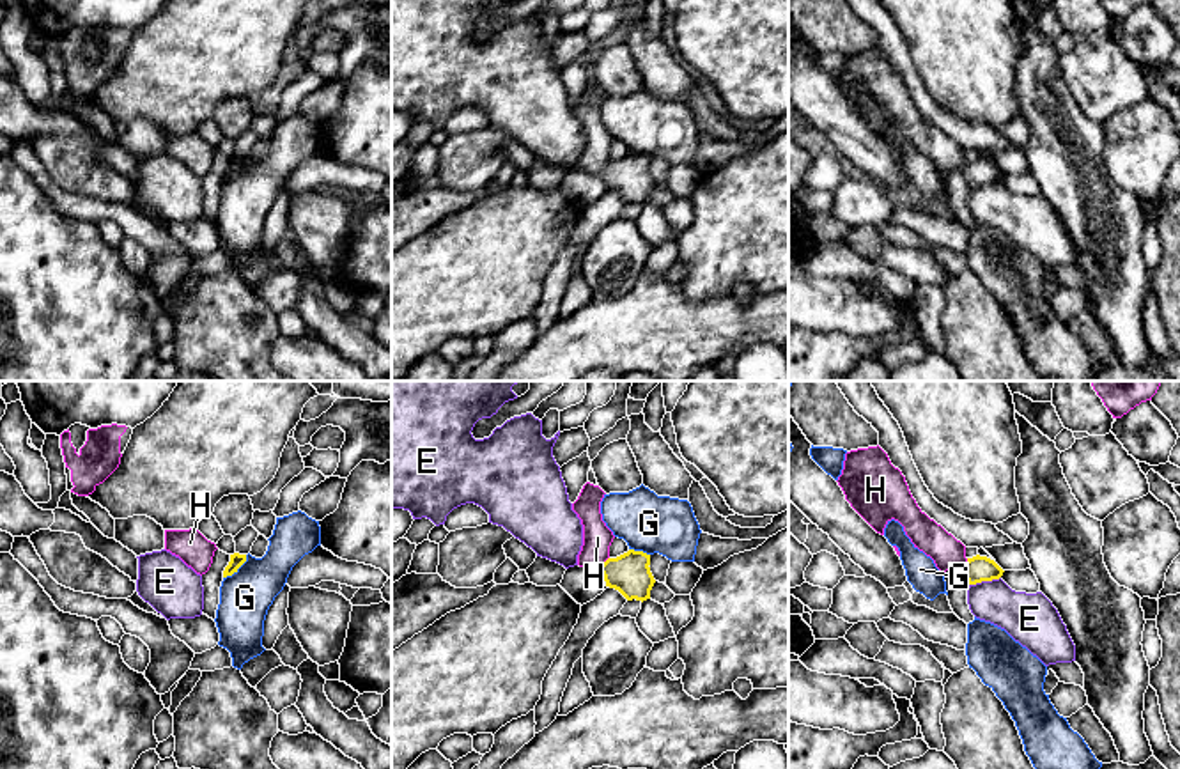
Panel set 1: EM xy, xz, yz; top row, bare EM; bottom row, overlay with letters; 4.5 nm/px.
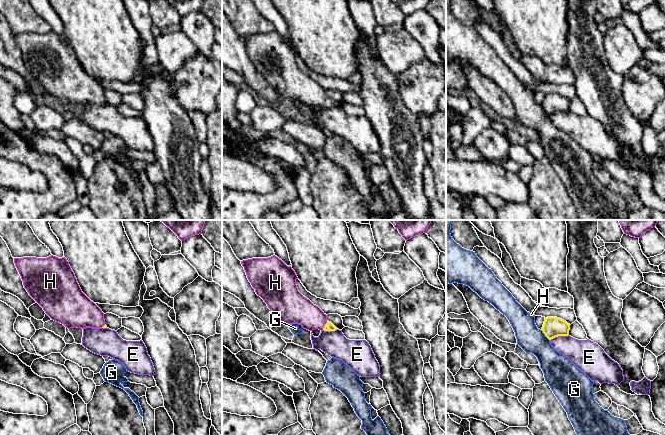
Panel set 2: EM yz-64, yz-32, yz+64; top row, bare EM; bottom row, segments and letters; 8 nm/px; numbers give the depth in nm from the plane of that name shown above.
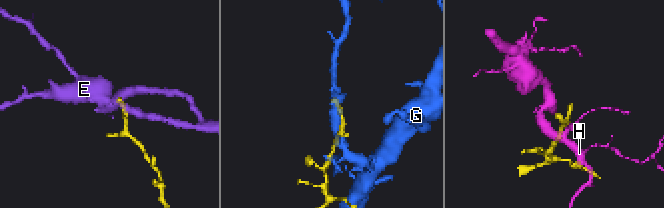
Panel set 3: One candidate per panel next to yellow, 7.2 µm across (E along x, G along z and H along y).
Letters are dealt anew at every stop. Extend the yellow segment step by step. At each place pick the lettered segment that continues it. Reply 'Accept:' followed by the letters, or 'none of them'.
Accept: H

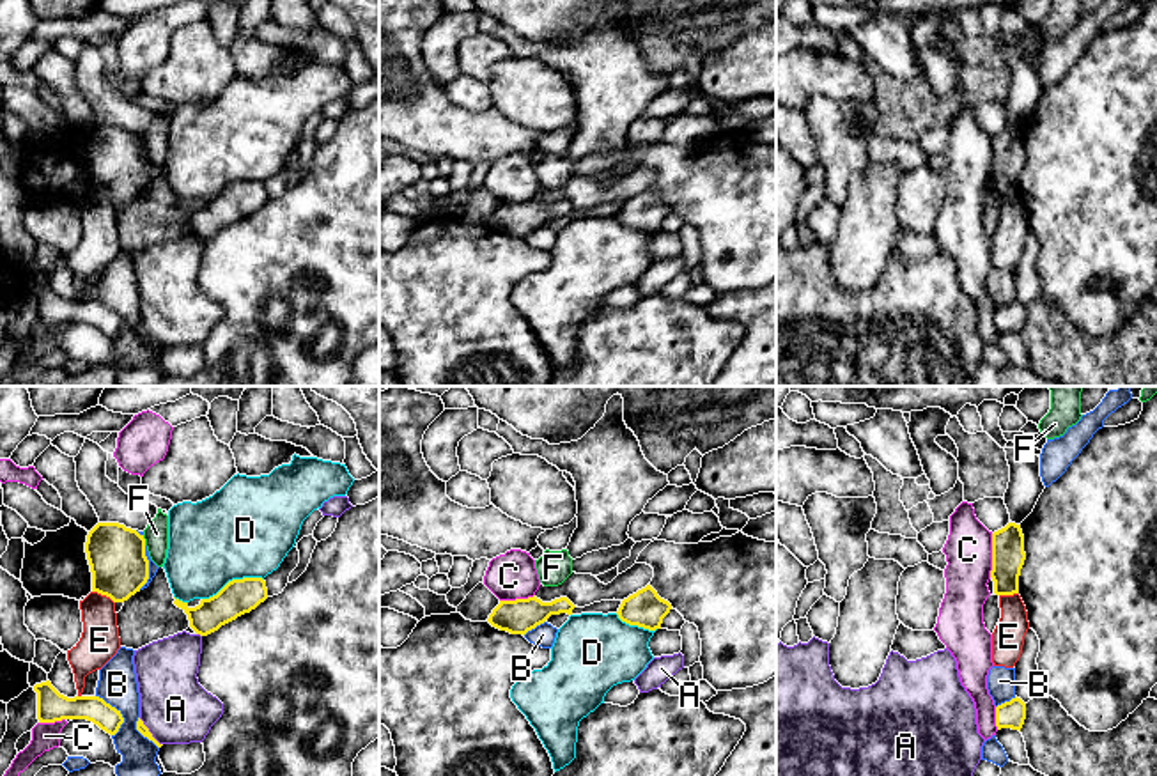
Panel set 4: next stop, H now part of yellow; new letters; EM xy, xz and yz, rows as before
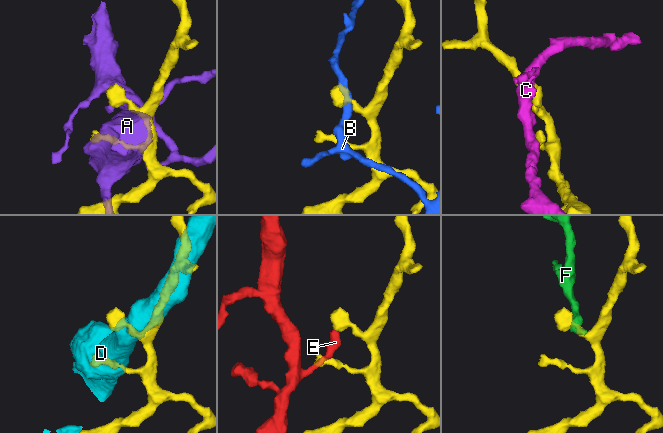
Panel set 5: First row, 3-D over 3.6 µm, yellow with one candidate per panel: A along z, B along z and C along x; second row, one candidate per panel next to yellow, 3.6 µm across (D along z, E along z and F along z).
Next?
Accept: none of them

